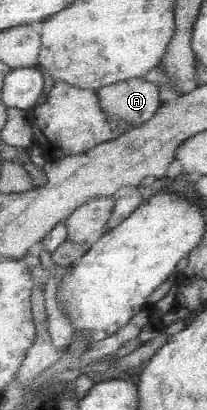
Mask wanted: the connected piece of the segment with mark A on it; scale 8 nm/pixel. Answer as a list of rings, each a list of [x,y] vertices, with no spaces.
[[[143,77],[102,86],[97,91],[109,122],[127,122],[129,128],[151,121],[163,104],[161,88]]]

